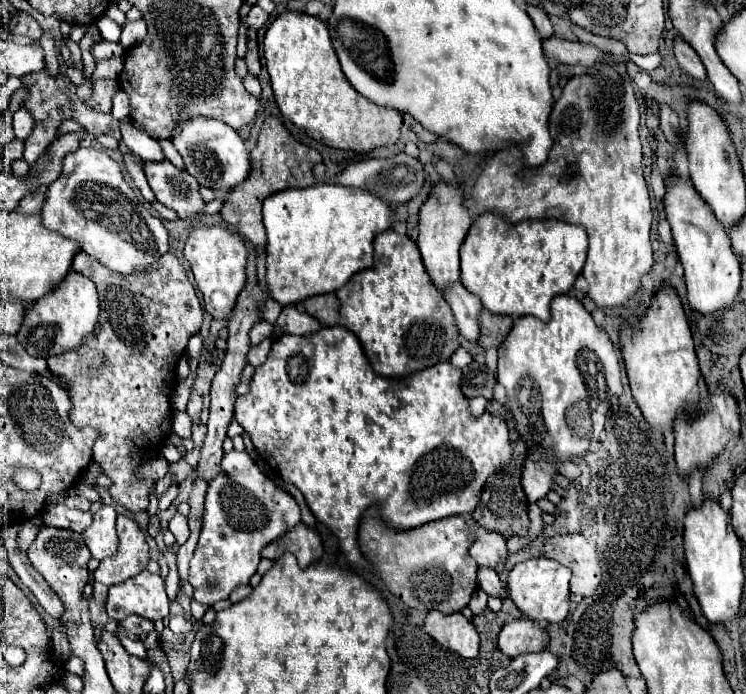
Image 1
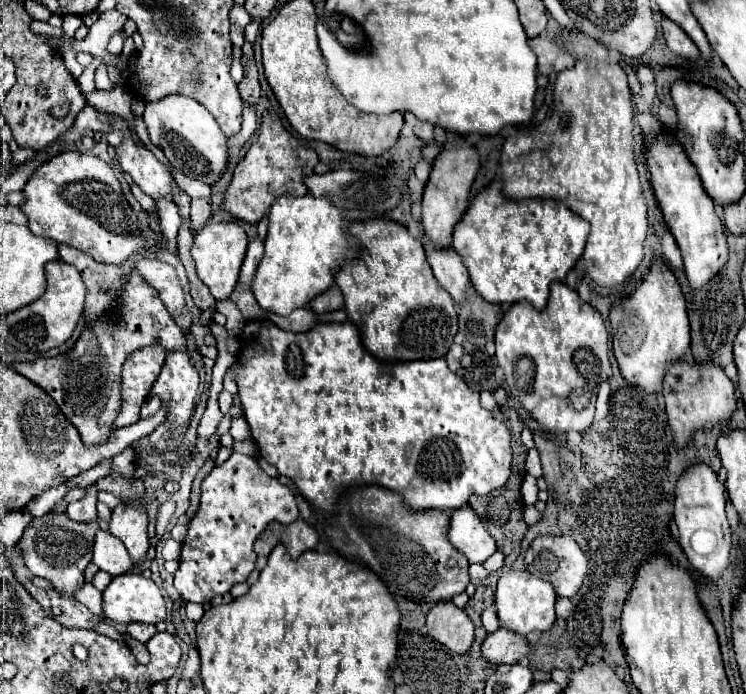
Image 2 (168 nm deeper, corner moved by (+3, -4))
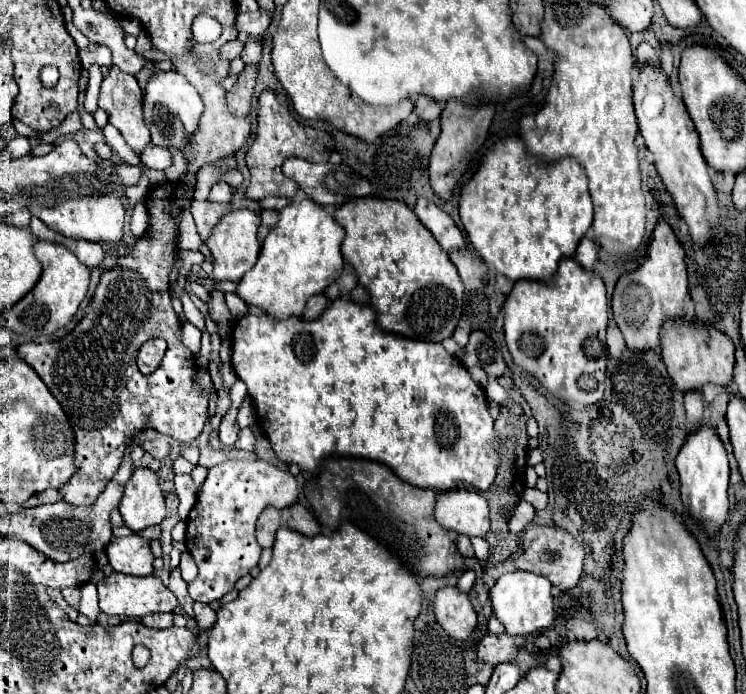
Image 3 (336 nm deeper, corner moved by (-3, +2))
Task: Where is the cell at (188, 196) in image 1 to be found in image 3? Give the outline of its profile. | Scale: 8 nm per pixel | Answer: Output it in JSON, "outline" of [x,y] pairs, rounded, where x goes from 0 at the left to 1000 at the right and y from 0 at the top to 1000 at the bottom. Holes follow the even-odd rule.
{"outline":[[[158,95],[147,98],[147,107],[137,115],[131,156],[137,156],[145,164],[145,176],[161,187],[169,207],[180,216],[182,225],[190,225],[190,219],[201,210],[201,190],[190,170],[190,133],[180,110],[166,107]]]}

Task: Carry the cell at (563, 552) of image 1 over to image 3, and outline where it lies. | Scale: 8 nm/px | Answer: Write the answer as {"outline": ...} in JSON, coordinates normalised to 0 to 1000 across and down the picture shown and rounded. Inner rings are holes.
{"outline":[[[710,755],[702,764],[700,790],[702,790],[702,795],[689,810],[692,818],[708,821],[708,824],[716,824],[716,827],[724,827],[724,830],[735,830],[735,836],[745,847],[751,847],[753,853],[775,844],[775,839],[780,833],[780,816],[783,816],[786,793],[764,767],[759,767],[753,761],[745,761],[745,758]]]}

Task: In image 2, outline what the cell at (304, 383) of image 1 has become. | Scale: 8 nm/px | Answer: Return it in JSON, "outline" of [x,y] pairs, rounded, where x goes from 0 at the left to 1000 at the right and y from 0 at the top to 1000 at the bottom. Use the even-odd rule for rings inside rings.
{"outline":[[[335,461],[327,467],[322,478],[322,507],[319,507],[319,524],[322,533],[316,539],[319,553],[319,571],[324,576],[327,602],[335,611],[338,628],[346,640],[346,648],[357,666],[370,671],[373,683],[386,686],[397,695],[405,715],[410,715],[424,732],[445,738],[453,712],[466,697],[507,697],[515,703],[523,703],[542,715],[544,726],[566,735],[566,732],[587,732],[587,735],[609,735],[627,726],[627,718],[633,712],[654,712],[665,703],[673,703],[681,695],[684,686],[684,666],[686,666],[686,648],[684,648],[684,622],[681,617],[660,599],[660,594],[649,591],[641,576],[641,565],[635,565],[622,548],[617,548],[598,524],[595,516],[582,519],[550,519],[550,522],[512,522],[501,516],[483,490],[483,476],[472,464],[434,464],[424,467],[418,476],[408,481],[383,478],[375,476],[365,461]]]}

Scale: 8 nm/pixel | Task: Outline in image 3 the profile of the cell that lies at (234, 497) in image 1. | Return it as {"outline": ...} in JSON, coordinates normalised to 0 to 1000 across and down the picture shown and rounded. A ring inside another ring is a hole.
{"outline":[[[349,660],[306,663],[282,674],[252,744],[249,790],[265,816],[265,830],[252,841],[255,862],[282,870],[306,856],[319,833],[346,816],[349,787],[340,772],[346,744],[357,729],[391,729],[399,720],[399,712],[399,695],[389,680],[378,680]]]}

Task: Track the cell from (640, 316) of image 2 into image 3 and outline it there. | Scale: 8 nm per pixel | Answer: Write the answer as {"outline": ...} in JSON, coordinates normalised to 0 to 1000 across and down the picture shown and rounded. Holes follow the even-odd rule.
{"outline":[[[885,320],[877,329],[869,369],[861,383],[845,395],[836,395],[820,427],[823,461],[836,481],[839,499],[845,504],[866,507],[877,504],[885,510],[885,476],[893,461],[906,461],[917,455],[917,432],[922,427],[922,395],[917,380],[917,360],[906,346],[901,329]]]}

